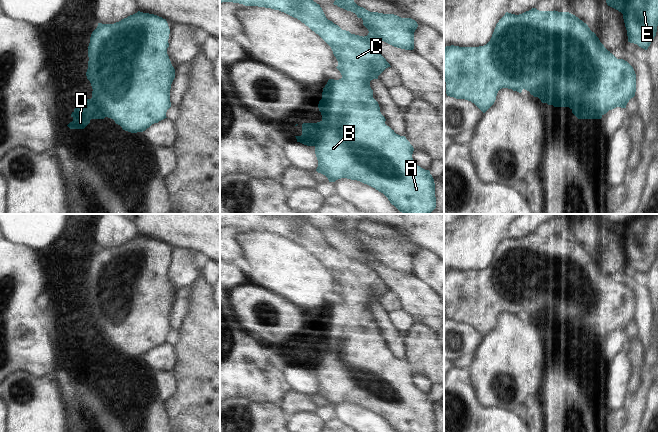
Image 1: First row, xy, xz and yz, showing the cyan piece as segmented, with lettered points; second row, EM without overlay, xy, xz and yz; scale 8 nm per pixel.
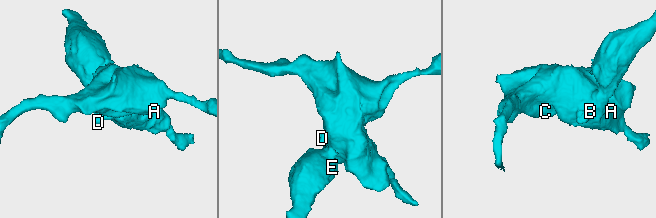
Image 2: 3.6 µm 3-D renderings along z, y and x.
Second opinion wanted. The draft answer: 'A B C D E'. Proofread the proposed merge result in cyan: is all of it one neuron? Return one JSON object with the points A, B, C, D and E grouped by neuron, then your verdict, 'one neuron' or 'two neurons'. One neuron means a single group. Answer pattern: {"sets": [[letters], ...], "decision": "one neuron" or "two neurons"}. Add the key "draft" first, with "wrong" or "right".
{"draft": "right", "sets": [["A", "B", "C", "D", "E"]], "decision": "one neuron"}

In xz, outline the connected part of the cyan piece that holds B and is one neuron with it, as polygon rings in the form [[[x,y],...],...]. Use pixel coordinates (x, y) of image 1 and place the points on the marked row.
[[[220,0],[220,3],[222,2],[265,7],[284,12],[300,20],[331,47],[338,61],[336,68],[340,71],[342,78],[339,80],[329,79],[323,88],[322,99],[318,104],[322,120],[317,123],[303,123],[302,135],[295,136],[297,142],[315,147],[318,160],[316,171],[318,173],[325,175],[329,182],[347,178],[367,184],[383,193],[390,203],[403,214],[430,214],[436,208],[435,183],[430,171],[421,168],[415,163],[412,158],[414,148],[406,137],[396,134],[394,130],[385,124],[386,119],[381,114],[379,104],[373,98],[373,90],[370,87],[371,80],[378,79],[378,76],[386,68],[391,67],[374,45],[374,41],[381,39],[394,47],[413,50],[414,32],[418,27],[415,20],[401,18],[394,14],[370,12],[358,6],[354,0],[335,0],[334,5],[355,13],[358,18],[363,20],[363,25],[369,31],[368,35],[363,37],[342,30],[338,25],[328,20],[320,5],[313,0]]]

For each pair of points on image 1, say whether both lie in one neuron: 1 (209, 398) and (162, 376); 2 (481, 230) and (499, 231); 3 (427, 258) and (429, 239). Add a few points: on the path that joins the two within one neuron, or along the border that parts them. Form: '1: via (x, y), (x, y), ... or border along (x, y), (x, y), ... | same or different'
1: border along (172, 371), (175, 391), (162, 402) | different
2: via (485, 230), (495, 230) | same
3: border along (416, 244), (422, 245), (433, 252) | different

